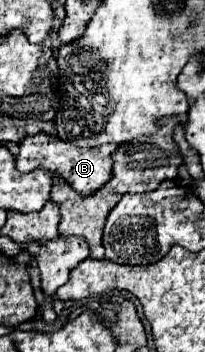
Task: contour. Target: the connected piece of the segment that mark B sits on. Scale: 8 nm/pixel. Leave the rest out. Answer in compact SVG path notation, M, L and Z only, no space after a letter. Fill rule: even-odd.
M36 134L20 142L20 154L16 156L18 170L50 170L52 174L64 178L80 196L92 196L112 178L112 154L118 146L102 144L98 148L78 148L74 144L62 142L60 138L52 138L46 134Z

